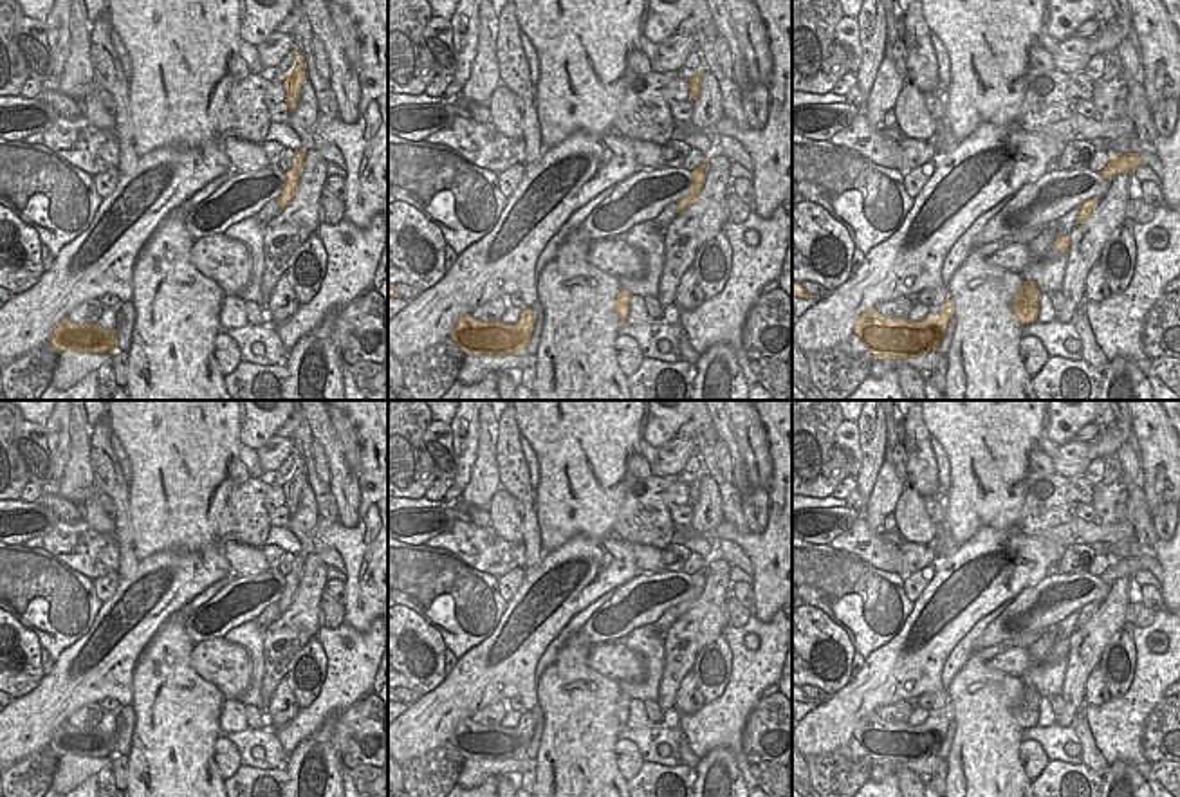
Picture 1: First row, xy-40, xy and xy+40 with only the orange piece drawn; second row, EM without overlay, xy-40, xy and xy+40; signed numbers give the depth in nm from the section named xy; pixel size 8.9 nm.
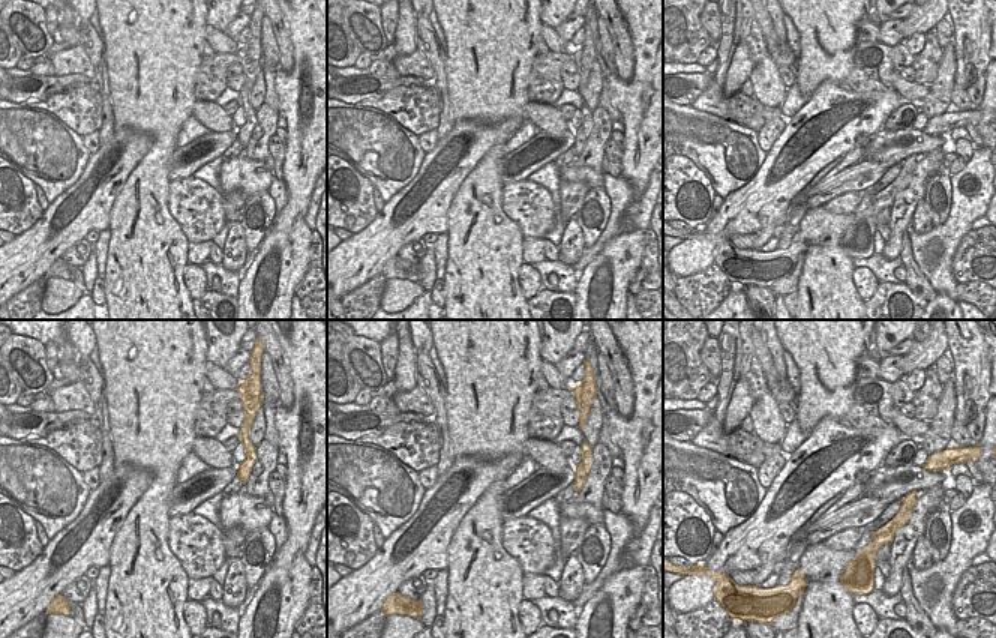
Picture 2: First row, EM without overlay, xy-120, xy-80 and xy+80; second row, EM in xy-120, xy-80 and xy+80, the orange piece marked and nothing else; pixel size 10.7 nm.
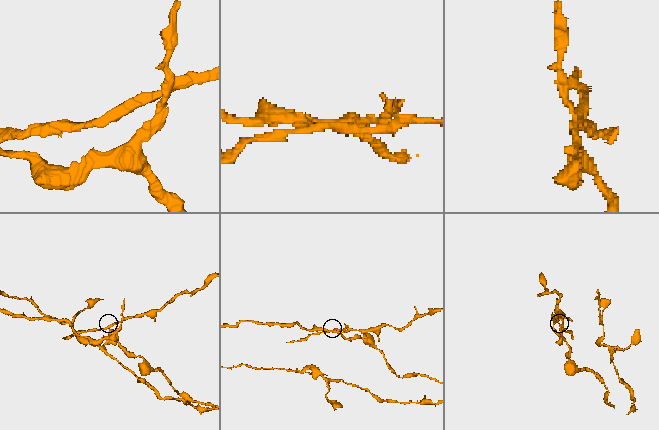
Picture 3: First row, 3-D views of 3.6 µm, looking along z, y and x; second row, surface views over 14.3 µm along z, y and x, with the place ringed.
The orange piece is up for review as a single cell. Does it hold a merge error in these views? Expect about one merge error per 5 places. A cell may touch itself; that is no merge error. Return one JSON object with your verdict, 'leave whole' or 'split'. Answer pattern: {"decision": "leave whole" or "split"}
{"decision": "split"}

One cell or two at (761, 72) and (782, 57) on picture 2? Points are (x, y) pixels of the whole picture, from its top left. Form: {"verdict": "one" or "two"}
{"verdict": "two"}

